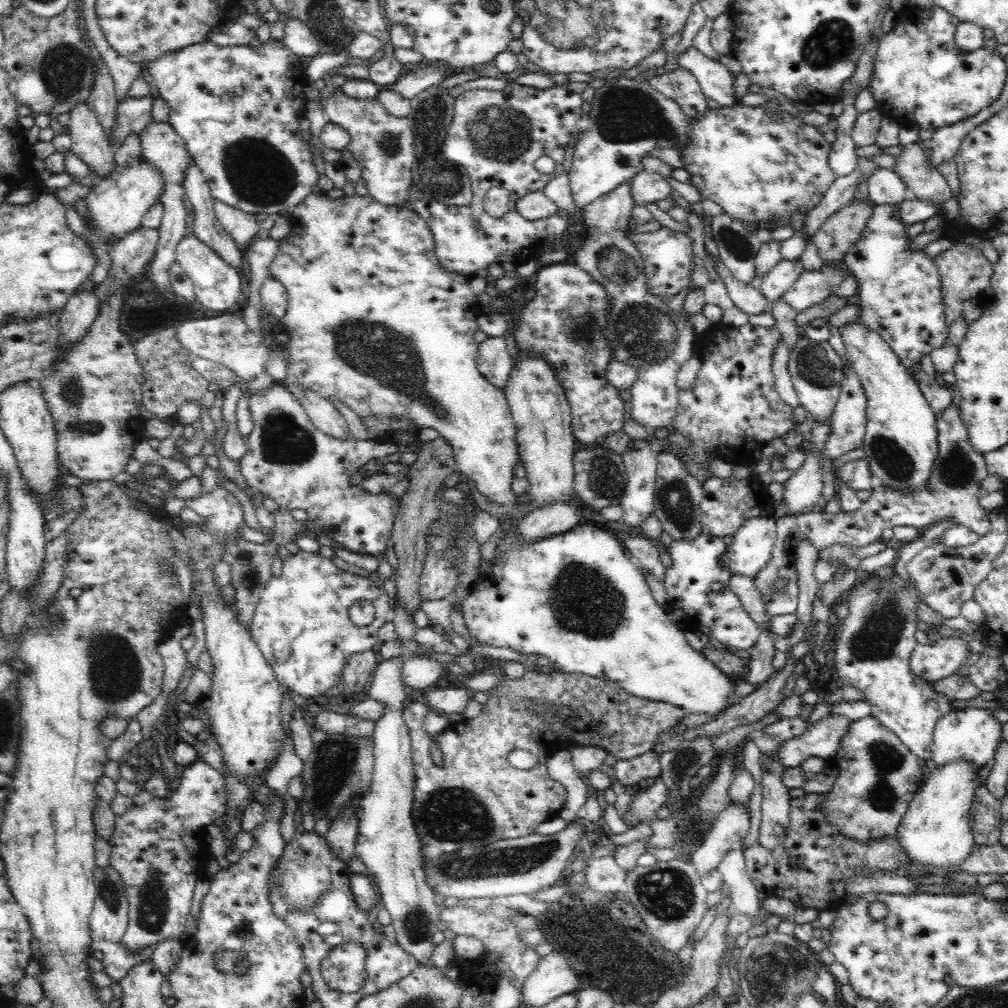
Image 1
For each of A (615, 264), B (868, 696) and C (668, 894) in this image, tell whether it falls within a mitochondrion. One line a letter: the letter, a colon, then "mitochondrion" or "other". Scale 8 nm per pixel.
A: mitochondrion
B: other
C: mitochondrion

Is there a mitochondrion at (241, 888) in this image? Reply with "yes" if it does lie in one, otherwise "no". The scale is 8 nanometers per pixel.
no

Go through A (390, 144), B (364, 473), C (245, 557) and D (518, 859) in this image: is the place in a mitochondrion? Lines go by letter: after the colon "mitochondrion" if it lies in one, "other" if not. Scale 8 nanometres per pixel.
A: mitochondrion
B: other
C: other
D: mitochondrion

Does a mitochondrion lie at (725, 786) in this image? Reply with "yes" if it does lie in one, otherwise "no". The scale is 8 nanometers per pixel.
no

